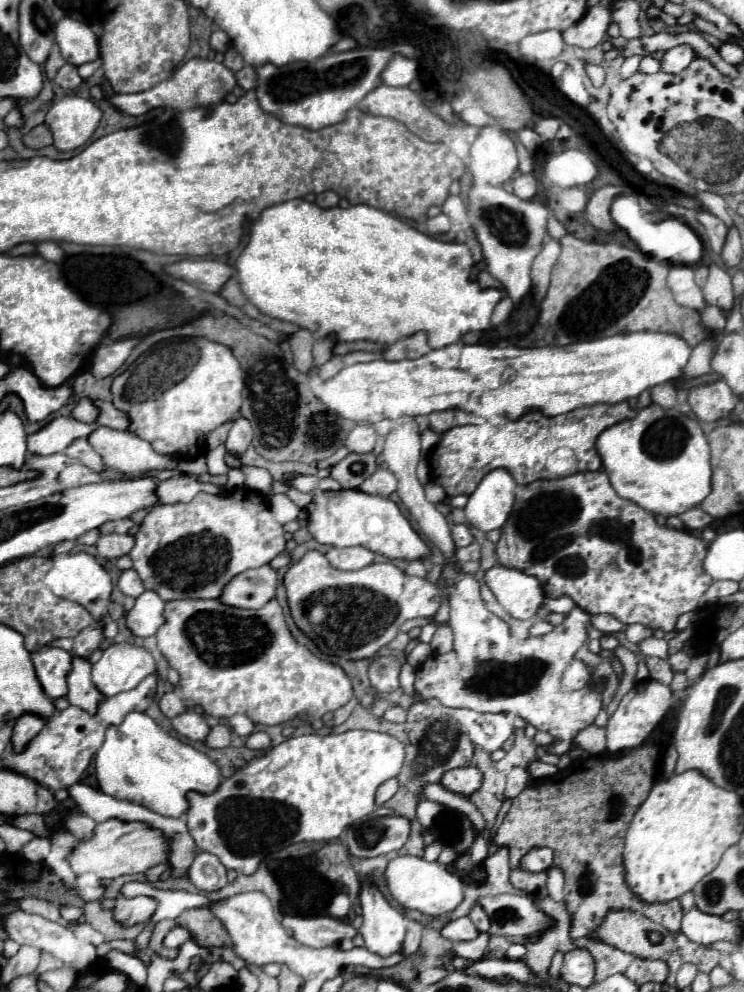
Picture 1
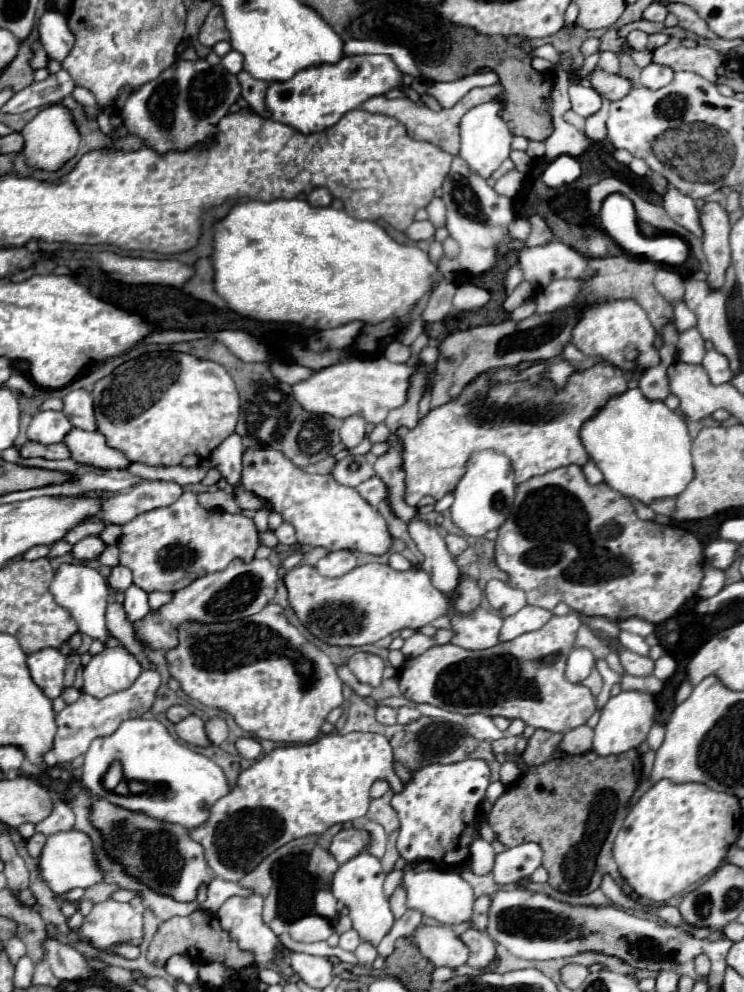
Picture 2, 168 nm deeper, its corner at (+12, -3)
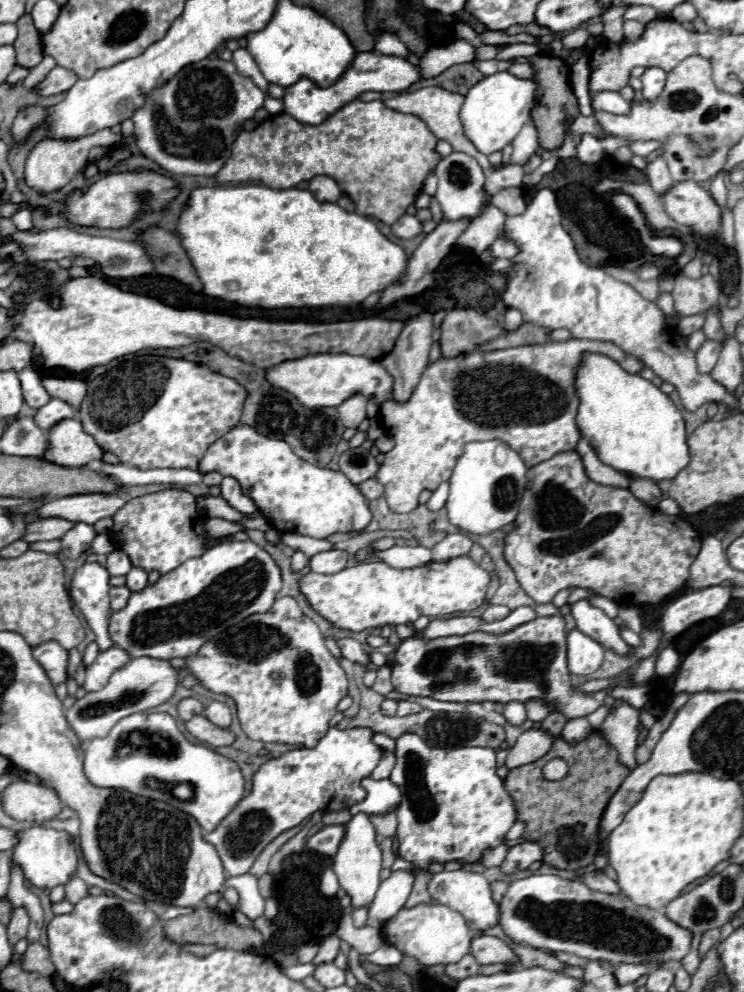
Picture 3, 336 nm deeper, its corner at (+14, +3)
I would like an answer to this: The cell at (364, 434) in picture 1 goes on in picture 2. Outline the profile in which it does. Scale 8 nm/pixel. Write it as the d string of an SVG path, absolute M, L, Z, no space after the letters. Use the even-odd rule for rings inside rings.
M360 416L344 418L342 428L340 428L340 438L346 444L346 448L358 446L364 436L366 436L366 422L364 422L364 418L360 418Z

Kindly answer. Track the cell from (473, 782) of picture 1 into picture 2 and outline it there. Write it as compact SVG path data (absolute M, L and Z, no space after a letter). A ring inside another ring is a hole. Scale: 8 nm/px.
M462 760L456 764L428 764L412 774L402 792L392 796L400 820L396 848L412 864L428 860L432 864L460 864L470 856L470 844L480 838L480 816L490 768L484 760Z

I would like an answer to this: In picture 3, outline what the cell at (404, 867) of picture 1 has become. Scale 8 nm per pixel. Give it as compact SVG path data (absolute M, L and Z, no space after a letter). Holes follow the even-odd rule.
M462 868L454 870L454 872L442 870L430 878L428 892L430 892L434 902L444 904L444 906L460 912L474 932L484 932L490 926L498 924L498 904L492 900L490 884L478 872L470 872L470 870L462 870Z

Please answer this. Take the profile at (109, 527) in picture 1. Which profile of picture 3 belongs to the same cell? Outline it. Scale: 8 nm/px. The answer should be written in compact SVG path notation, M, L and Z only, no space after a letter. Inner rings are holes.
M44 518L44 520L28 524L24 540L28 540L28 542L56 540L56 538L62 538L74 526L76 526L76 522L70 522L70 520L64 520L64 518Z

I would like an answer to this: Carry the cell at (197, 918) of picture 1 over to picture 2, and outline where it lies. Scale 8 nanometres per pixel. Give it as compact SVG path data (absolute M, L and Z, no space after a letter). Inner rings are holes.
M198 910L184 918L180 918L180 916L170 918L158 926L158 932L154 934L154 938L148 946L146 958L156 966L164 966L166 960L174 954L190 956L194 960L204 960L204 962L220 962L232 970L242 970L254 962L252 954L248 954L246 950L240 950L236 946L236 940L232 940L230 934L220 926L218 918L204 910Z

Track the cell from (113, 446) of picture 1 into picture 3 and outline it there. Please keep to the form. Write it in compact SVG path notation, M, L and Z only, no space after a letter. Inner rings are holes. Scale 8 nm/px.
M78 418L62 420L50 436L50 452L46 460L60 466L86 466L94 458L102 458L104 450L96 444L94 436L86 434Z

